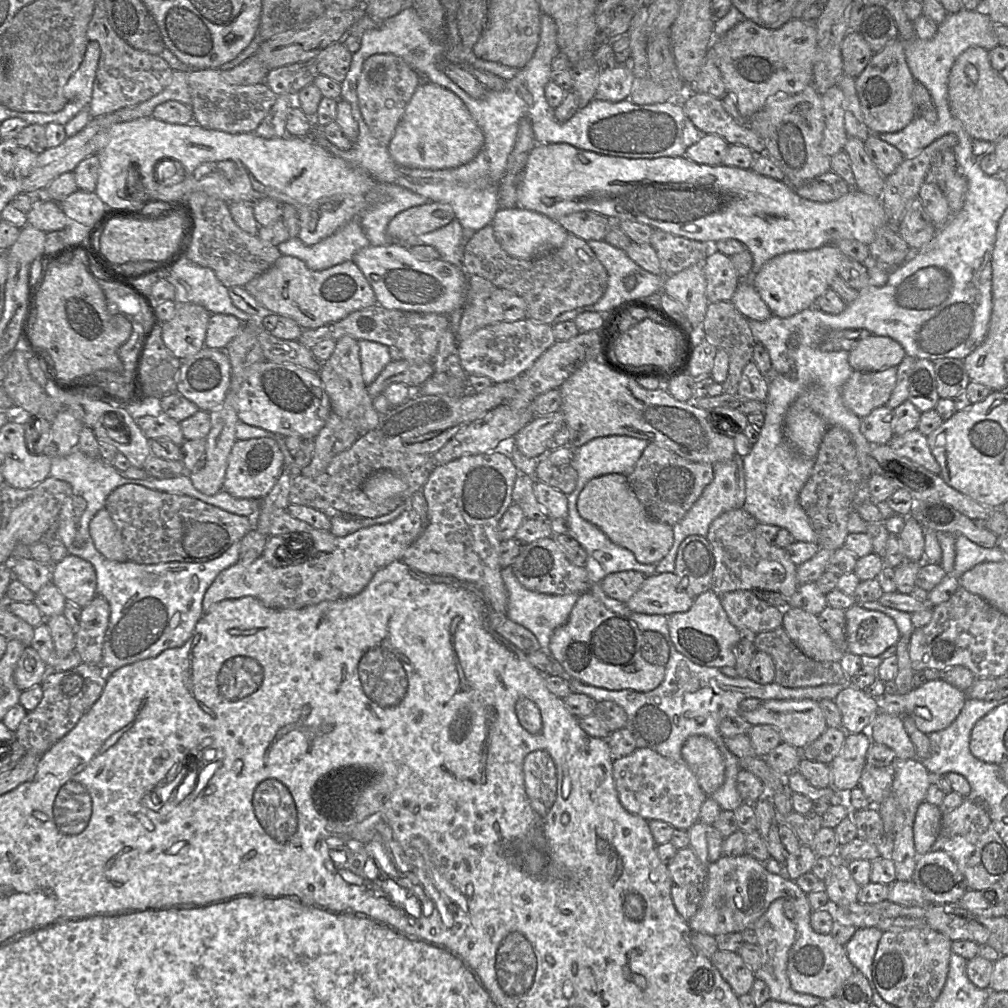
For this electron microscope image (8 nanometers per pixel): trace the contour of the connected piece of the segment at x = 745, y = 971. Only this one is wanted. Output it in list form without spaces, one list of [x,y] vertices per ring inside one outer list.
[[[717,950],[709,959],[737,996],[750,993],[756,980],[755,972],[737,952]]]

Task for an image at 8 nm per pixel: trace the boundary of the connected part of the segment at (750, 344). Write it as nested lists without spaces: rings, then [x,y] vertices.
[[[731,301],[709,303],[701,326],[700,336],[705,337],[712,345],[718,349],[723,349],[727,353],[729,357],[729,370],[722,387],[724,393],[730,395],[738,394],[742,371],[752,361],[756,344],[748,319],[735,308]]]

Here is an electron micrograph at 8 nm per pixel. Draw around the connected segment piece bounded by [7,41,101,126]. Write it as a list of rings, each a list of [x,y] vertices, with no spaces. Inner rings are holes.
[[[89,41],[80,66],[64,87],[63,94],[66,103],[62,110],[55,113],[23,112],[17,113],[17,116],[10,115],[7,119],[20,118],[28,125],[46,126],[49,123],[58,123],[64,126],[84,107],[89,107],[100,54],[101,49],[98,42]]]

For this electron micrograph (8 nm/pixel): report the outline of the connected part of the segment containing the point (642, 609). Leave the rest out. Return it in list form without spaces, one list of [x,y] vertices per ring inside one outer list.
[[[655,573],[646,577],[626,605],[631,612],[669,616],[687,612],[694,599],[681,587],[681,579],[677,574]]]

